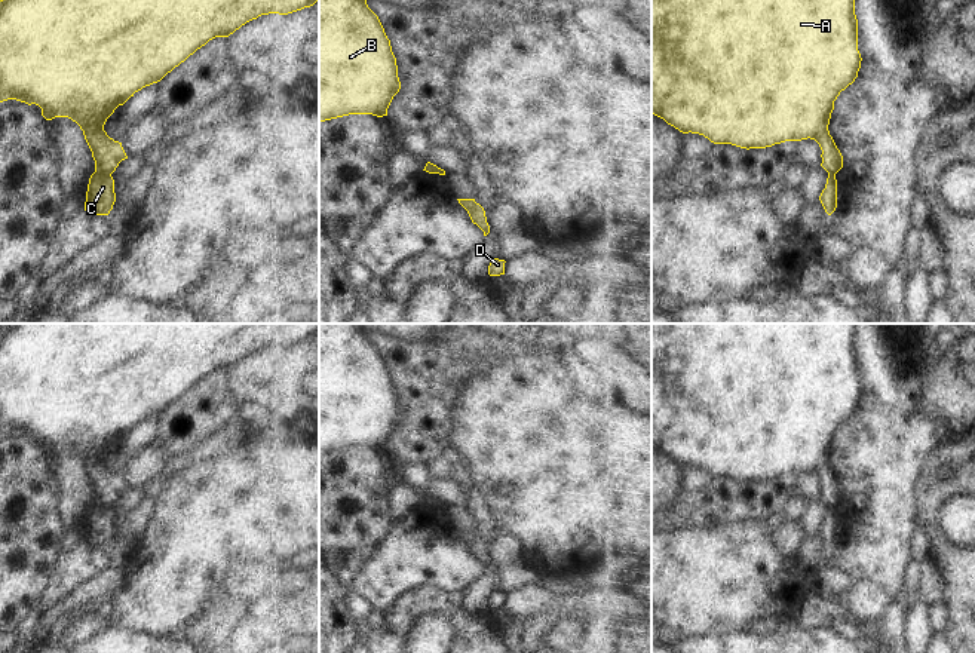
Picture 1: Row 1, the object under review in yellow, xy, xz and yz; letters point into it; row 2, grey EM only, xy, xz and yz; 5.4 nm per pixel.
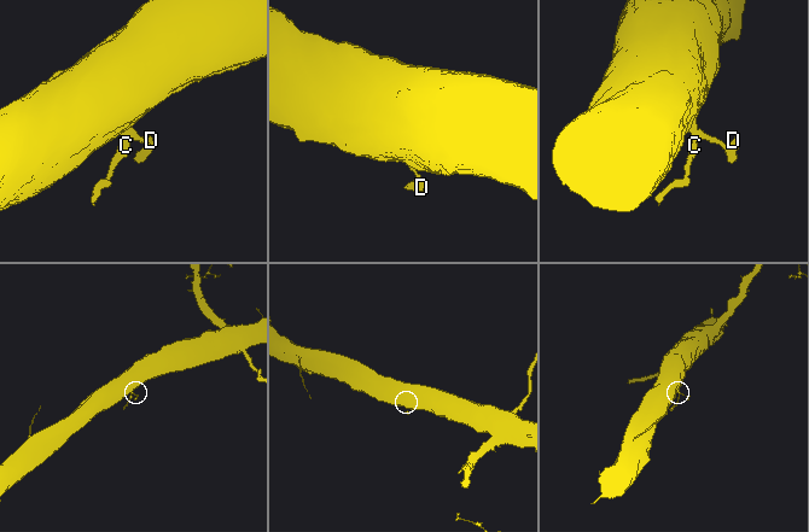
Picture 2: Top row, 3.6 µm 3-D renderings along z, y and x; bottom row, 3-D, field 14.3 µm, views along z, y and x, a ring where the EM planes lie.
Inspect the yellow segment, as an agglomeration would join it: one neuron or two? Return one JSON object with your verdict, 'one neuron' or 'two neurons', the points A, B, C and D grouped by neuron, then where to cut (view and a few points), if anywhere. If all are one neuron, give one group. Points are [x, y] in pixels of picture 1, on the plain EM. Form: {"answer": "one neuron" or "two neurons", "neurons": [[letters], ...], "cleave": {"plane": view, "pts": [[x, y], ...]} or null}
{"answer": "two neurons", "neurons": [["A", "B", "D"], ["C"]], "cleave": {"plane": "xy", "pts": [[95, 503], [110, 508]]}}

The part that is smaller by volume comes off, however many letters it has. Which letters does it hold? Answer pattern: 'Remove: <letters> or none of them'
Remove: C

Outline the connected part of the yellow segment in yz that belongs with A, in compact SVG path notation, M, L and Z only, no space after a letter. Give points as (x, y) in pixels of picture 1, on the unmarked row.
M651 324L651 445L683 466L699 466L714 476L732 476L746 482L810 470L822 482L821 499L836 509L843 500L843 488L828 457L834 433L858 410L861 393L855 324Z

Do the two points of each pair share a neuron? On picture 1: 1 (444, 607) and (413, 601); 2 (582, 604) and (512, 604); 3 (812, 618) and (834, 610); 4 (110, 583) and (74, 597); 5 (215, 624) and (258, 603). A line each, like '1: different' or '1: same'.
1: same
2: same
3: same
4: same
5: same

